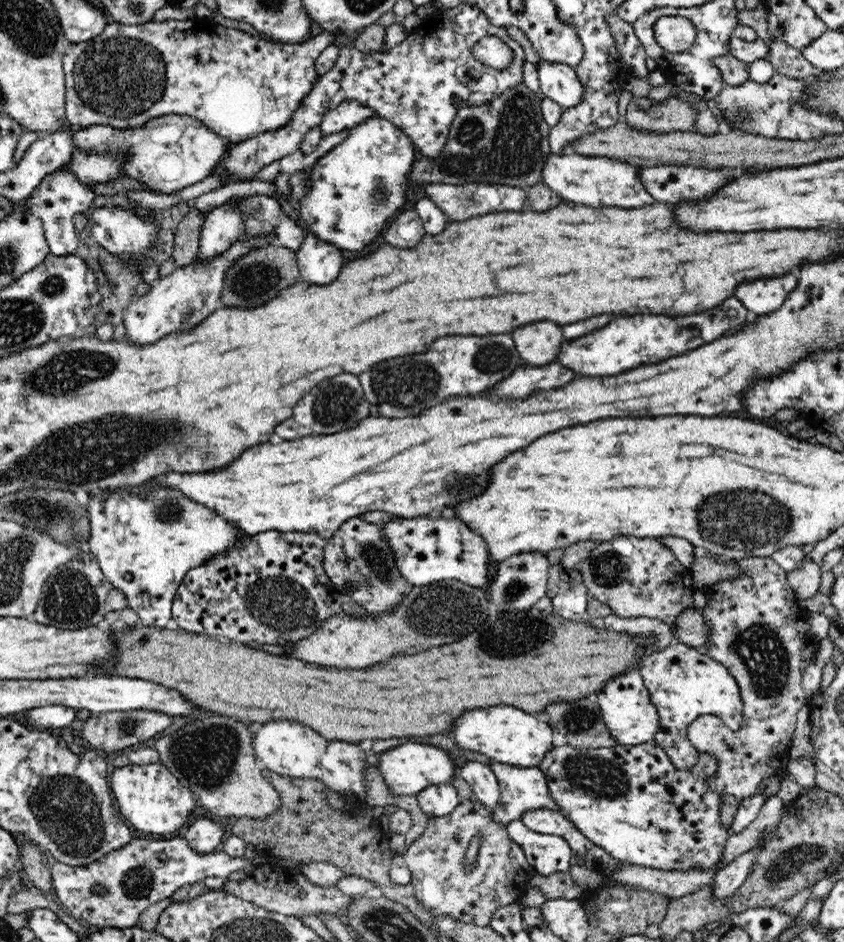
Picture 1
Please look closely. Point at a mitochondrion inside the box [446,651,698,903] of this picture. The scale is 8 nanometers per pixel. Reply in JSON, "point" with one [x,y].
{"point":[599,775]}

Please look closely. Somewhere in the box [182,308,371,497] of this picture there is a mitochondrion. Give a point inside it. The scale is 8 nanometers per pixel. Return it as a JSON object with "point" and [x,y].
{"point":[336,404]}

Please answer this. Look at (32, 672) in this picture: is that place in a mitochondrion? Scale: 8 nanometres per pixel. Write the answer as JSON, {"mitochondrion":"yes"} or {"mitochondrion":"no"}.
{"mitochondrion":"no"}

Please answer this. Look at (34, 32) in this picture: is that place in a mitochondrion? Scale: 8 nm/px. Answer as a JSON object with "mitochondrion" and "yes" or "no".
{"mitochondrion":"yes"}

